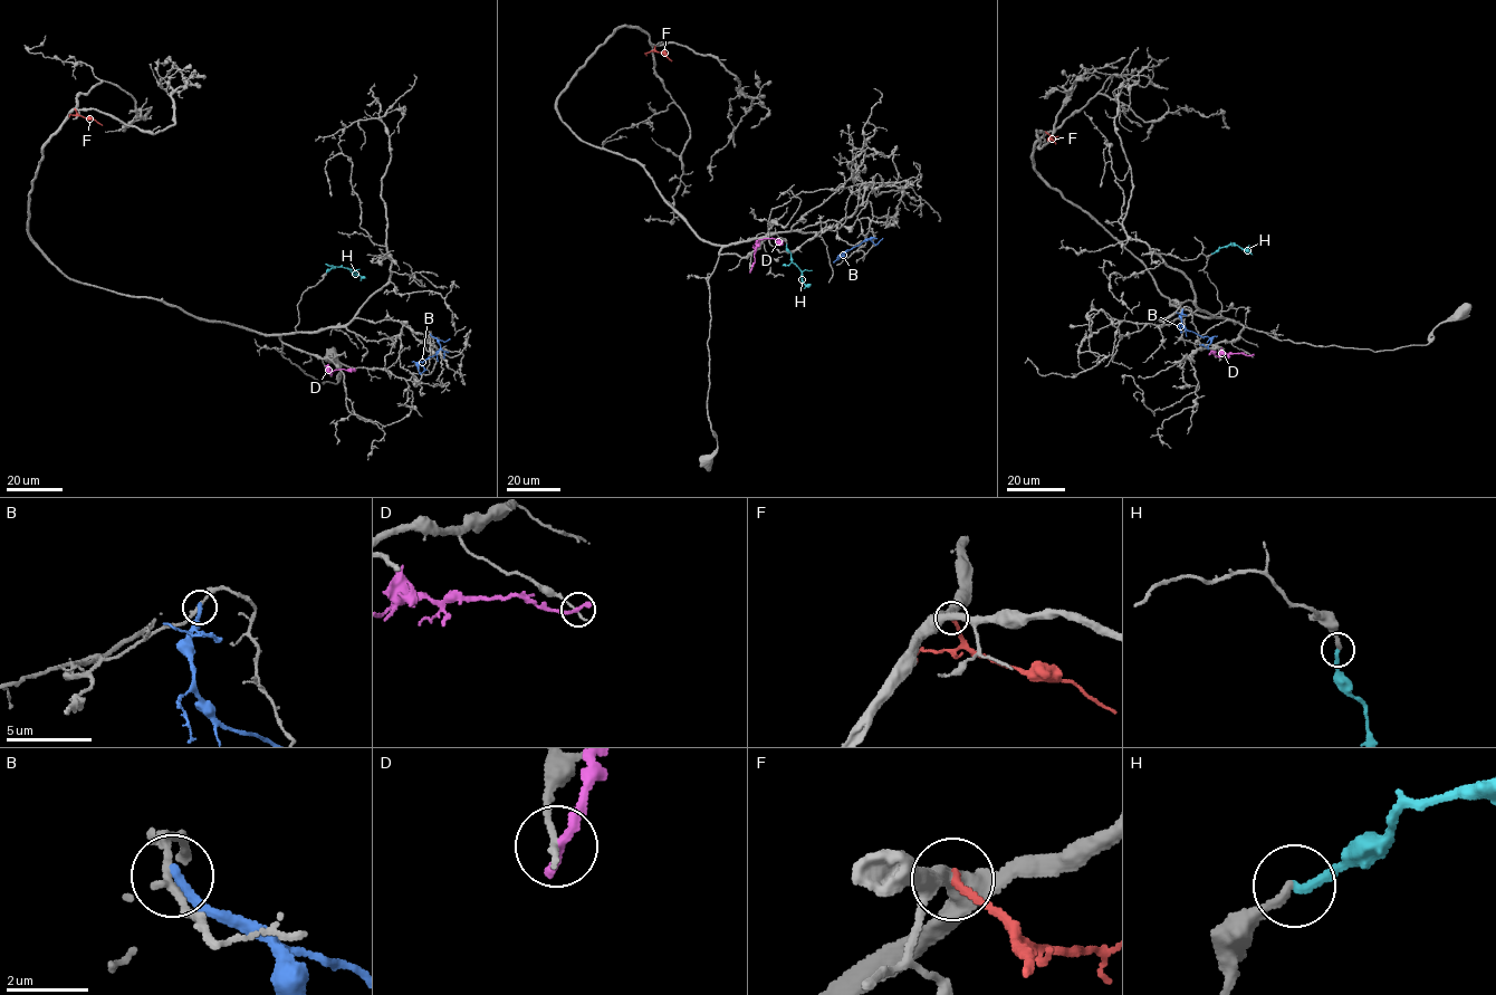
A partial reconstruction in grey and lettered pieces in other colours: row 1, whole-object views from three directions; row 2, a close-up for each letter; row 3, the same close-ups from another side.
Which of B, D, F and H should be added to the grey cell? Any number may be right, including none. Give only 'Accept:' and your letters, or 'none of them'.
Accept: H

